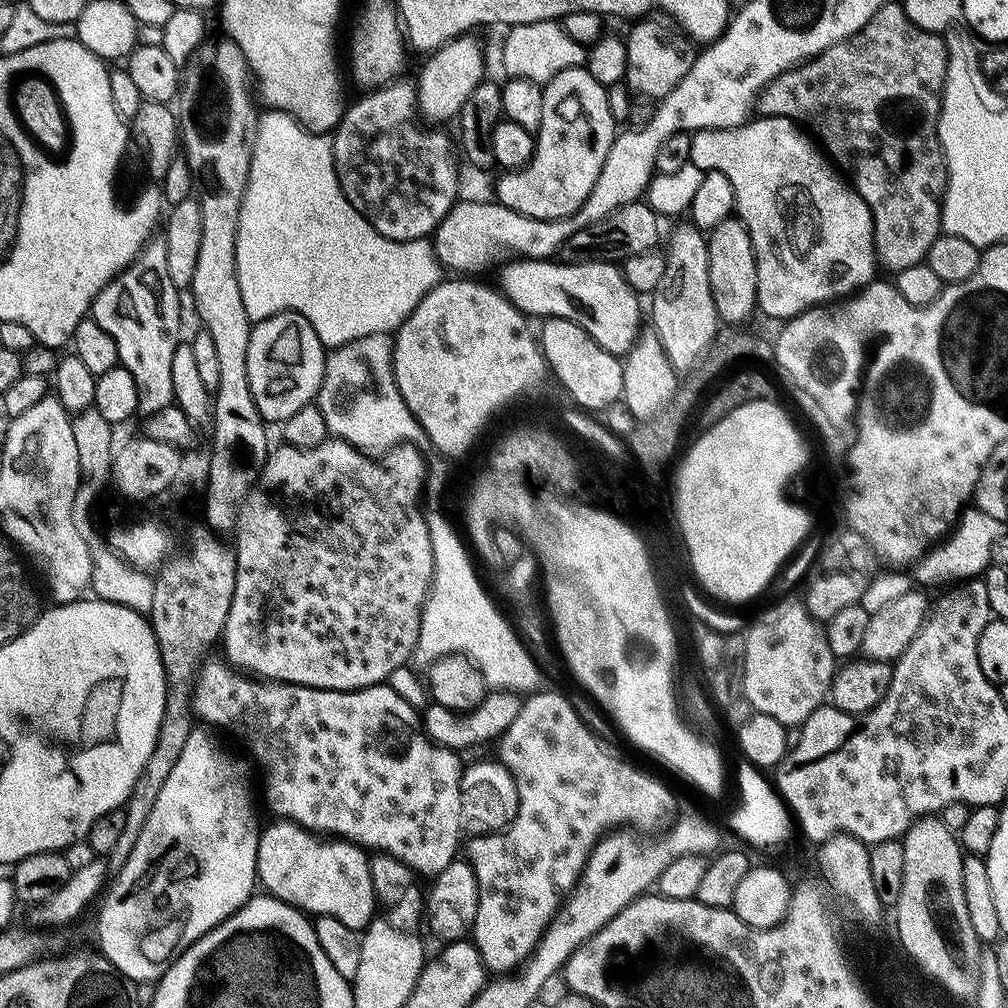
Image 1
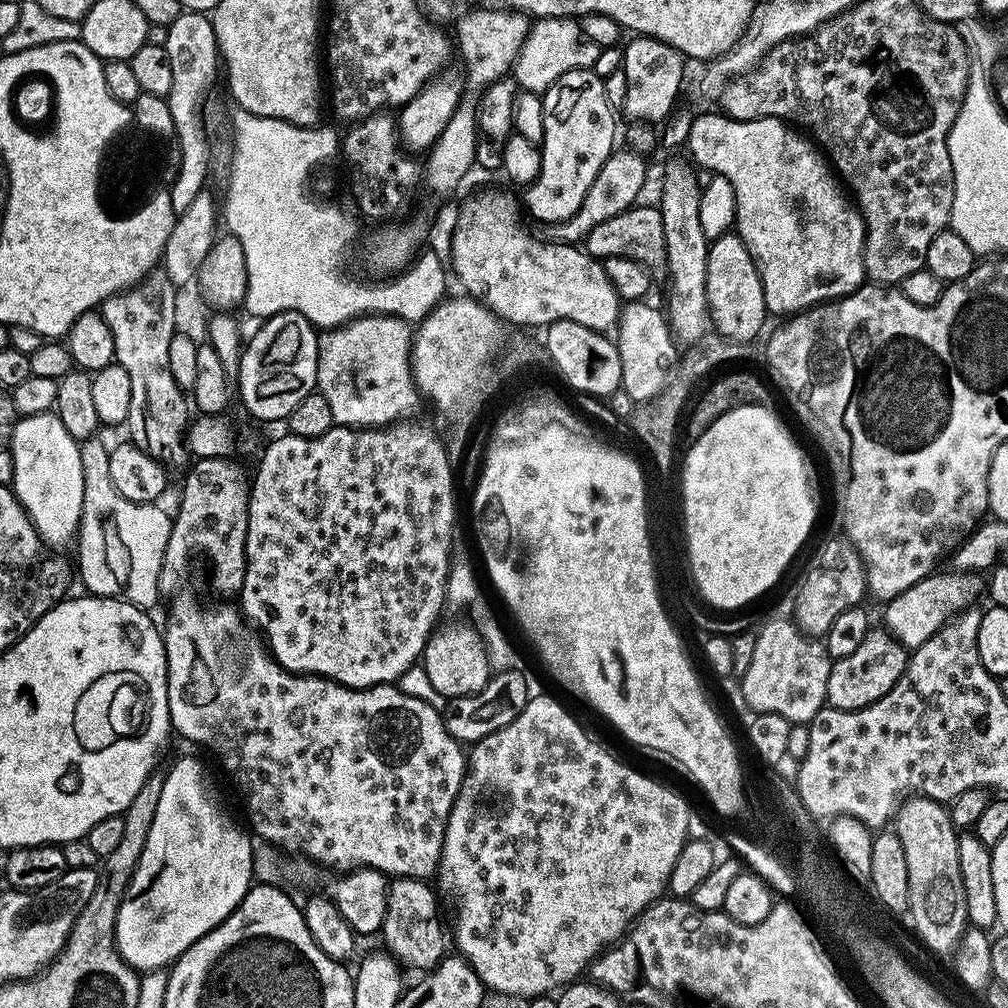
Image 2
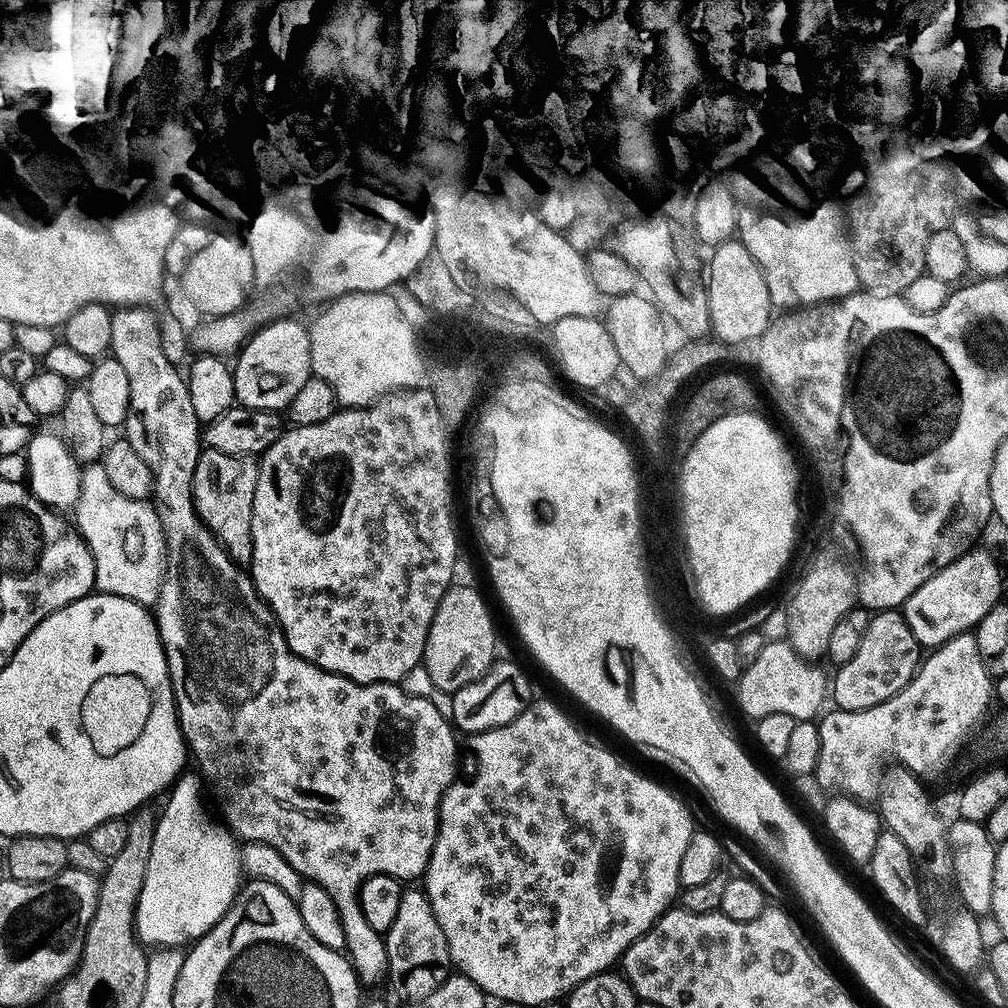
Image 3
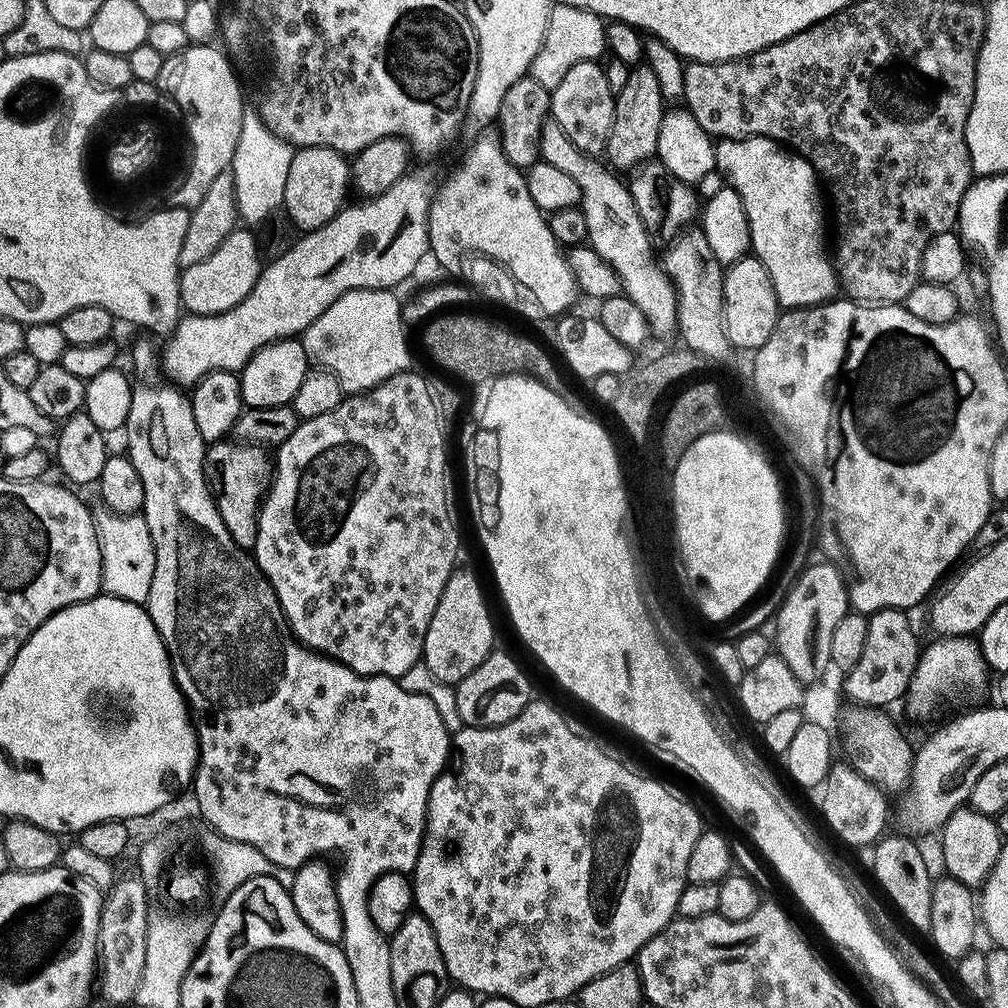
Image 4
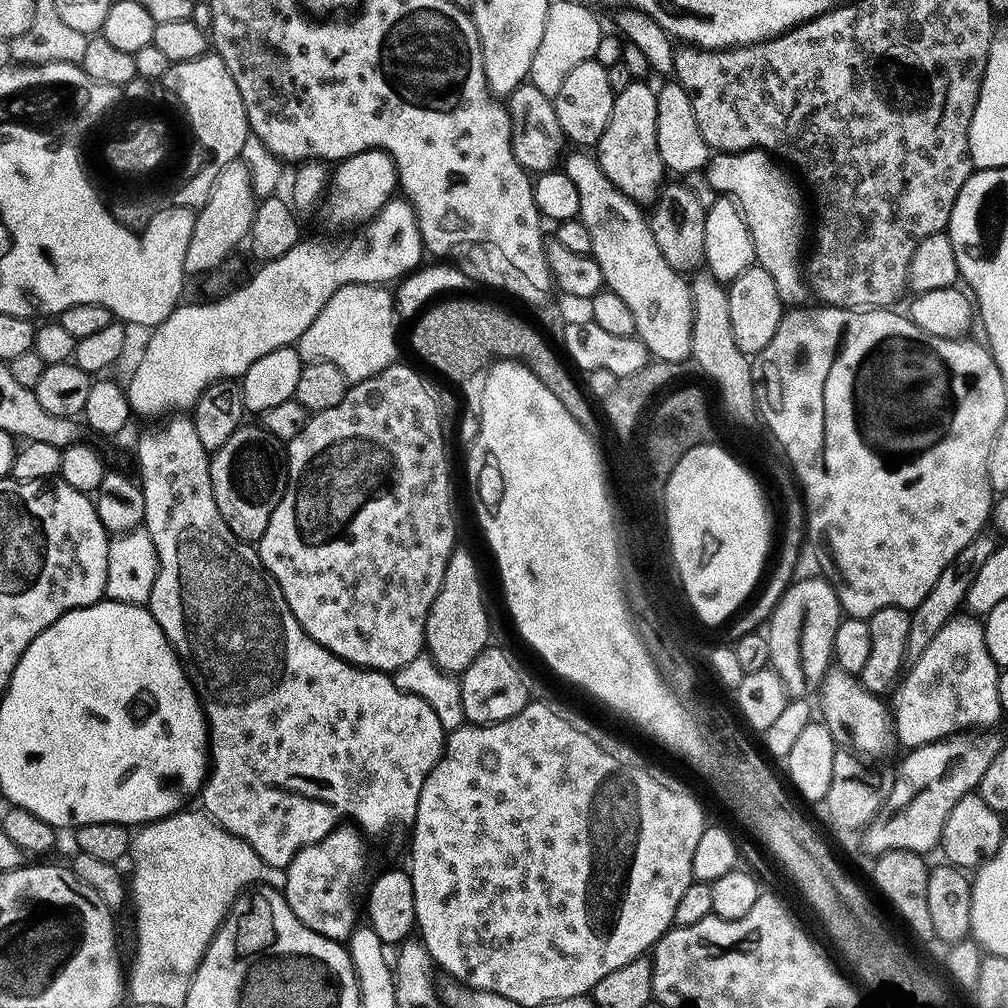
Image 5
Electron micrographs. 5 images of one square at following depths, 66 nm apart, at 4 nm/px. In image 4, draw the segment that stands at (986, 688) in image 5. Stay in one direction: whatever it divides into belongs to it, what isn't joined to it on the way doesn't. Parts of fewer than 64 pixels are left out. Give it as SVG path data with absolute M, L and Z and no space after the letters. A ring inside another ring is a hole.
M950 636L933 639L933 643L921 651L919 662L916 664L915 674L905 693L904 706L910 715L924 716L931 712L938 700L955 686L966 686L976 690L986 682L988 667L982 658L979 643L973 637Z

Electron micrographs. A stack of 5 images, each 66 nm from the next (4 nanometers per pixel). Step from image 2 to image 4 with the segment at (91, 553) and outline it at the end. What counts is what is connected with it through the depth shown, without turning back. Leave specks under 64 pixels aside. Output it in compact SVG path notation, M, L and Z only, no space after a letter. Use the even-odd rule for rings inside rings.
M102 504L94 506L92 518L96 524L96 533L102 554L102 578L100 587L109 596L117 596L126 602L147 605L150 594L150 582L154 582L154 542L145 526L143 515L118 515Z

